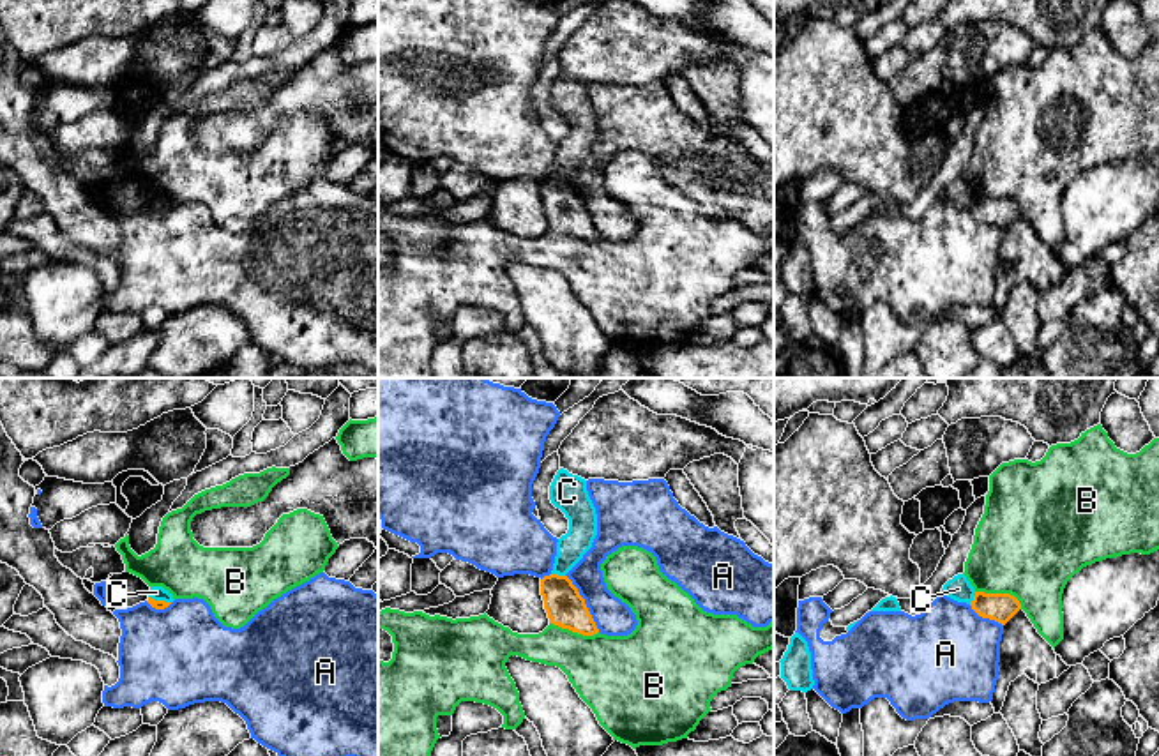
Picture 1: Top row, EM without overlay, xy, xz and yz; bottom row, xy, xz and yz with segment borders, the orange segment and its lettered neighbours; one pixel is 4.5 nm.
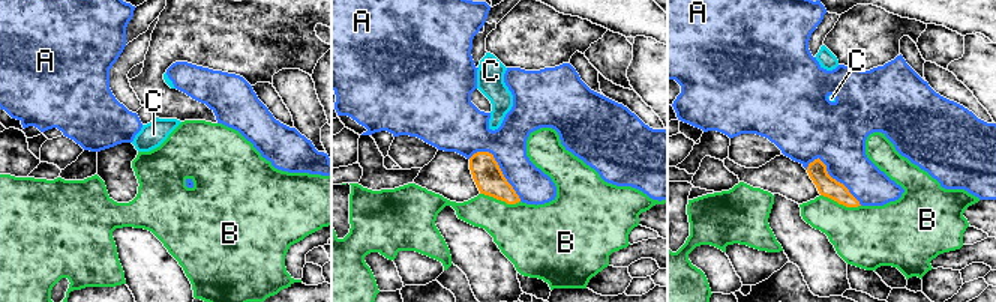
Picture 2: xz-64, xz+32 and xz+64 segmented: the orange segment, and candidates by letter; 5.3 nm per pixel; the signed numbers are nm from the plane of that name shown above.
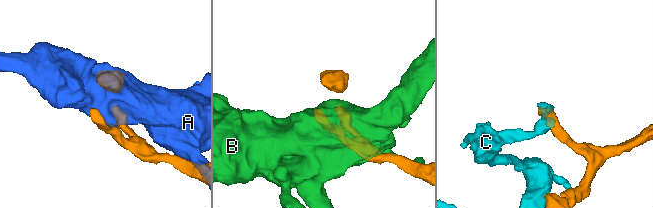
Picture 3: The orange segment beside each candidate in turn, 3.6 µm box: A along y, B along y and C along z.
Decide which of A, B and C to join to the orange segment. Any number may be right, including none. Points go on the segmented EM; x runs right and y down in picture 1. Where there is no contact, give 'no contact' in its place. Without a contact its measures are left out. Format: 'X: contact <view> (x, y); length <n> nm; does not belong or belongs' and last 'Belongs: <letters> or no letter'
A: contact xz (583, 603); length 300 nm; does not belong
B: contact yz (1000, 594); length 240 nm; does not belong
C: contact xz (557, 574); length 70 nm; does not belong
Belongs: no letter

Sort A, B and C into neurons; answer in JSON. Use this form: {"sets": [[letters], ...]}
{"sets": [["A"], ["B"], ["C"]]}

